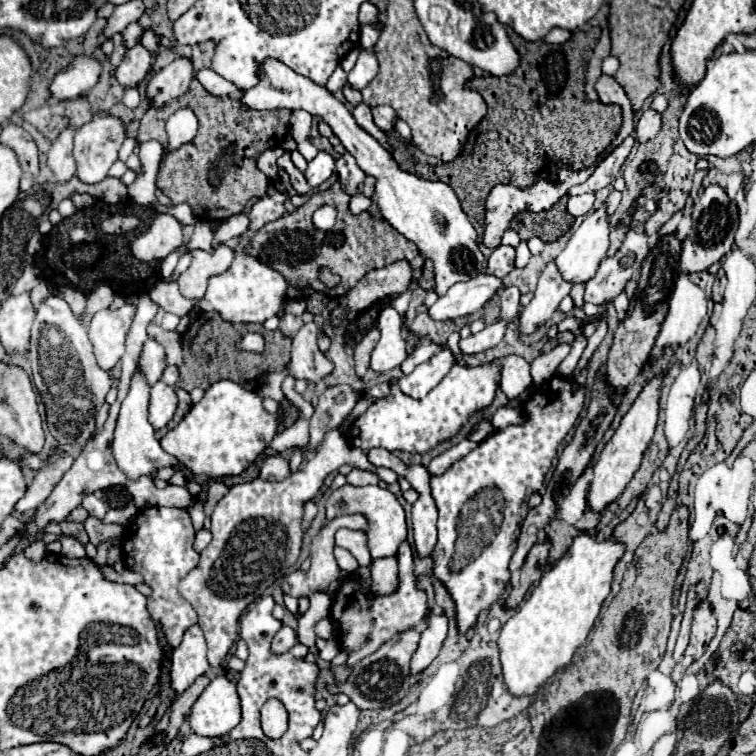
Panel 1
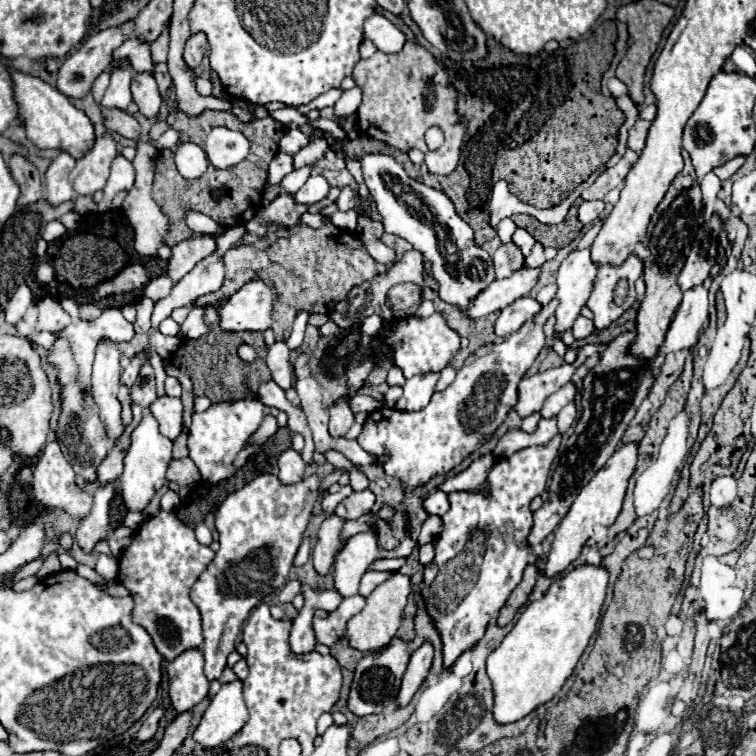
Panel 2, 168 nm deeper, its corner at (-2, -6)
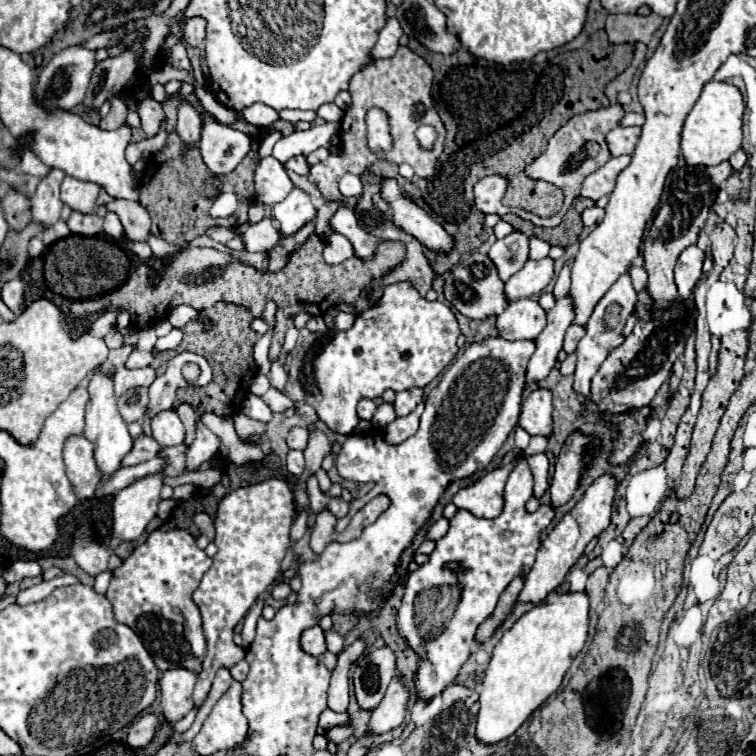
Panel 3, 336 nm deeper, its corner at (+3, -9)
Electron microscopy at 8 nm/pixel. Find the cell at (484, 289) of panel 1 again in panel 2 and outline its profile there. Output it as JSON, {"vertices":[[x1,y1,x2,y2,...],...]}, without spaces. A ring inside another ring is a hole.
{"vertices":[[520,268,510,278,494,280,488,288,484,288,476,298,470,300,468,308,462,308,464,316,470,320,476,320,492,312,500,312,502,308,512,304,516,298,526,296,534,288,538,274,540,270]]}

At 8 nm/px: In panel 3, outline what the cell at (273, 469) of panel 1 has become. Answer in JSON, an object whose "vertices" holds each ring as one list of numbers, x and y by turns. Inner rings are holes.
{"vertices":[[289,451,287,455,287,469,293,473,293,475,301,475,303,473,303,467,305,467,305,459,303,459,303,451]]}

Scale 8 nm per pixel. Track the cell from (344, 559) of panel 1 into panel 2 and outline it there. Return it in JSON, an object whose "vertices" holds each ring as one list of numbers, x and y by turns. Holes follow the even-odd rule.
{"vertices":[[394,558,394,560,374,560,370,566,368,566,368,570,372,572,372,570,378,570,378,572,382,572,382,570,398,570,402,564,404,564,406,560,402,558]]}

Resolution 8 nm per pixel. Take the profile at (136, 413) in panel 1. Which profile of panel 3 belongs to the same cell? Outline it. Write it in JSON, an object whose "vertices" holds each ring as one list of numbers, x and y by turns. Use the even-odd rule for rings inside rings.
{"vertices":[[161,475,143,477,115,495,111,507,115,537,121,541,137,541,143,535,149,521,157,515,163,487,161,479]]}

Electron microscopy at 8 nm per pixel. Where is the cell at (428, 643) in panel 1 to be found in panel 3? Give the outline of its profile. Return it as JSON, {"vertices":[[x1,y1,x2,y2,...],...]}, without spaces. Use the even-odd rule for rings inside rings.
{"vertices":[[393,679,387,687,383,701,371,711,367,733,383,735,383,733,399,727,403,723,403,717,405,717,407,697,409,697,407,687,399,679]]}

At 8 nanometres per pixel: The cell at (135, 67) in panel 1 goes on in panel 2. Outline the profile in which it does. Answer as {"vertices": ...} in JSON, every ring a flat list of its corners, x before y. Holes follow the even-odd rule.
{"vertices":[[140,72,132,80,132,100,138,104,140,114,144,114,148,118,158,114,160,104,162,104,162,96,158,94,156,80,150,72]]}

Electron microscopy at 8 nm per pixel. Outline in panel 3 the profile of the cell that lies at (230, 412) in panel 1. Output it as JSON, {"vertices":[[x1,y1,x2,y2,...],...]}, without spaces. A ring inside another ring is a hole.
{"vertices":[[197,423,197,437,187,449,187,459,185,459,187,471,195,471,199,469,201,463,211,461,215,451,219,451,219,447,221,447,219,437,213,431,209,431,203,423]]}

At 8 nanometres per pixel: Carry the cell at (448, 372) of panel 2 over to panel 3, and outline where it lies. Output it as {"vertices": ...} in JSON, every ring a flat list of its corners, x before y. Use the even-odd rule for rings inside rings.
{"vertices":[[419,403,409,415,405,417,397,417,393,423,385,425,383,429,379,429,379,433,383,435,383,439,391,445,397,445,397,443,403,443,407,437,411,437,417,427,419,427,419,417,423,413,423,403]]}

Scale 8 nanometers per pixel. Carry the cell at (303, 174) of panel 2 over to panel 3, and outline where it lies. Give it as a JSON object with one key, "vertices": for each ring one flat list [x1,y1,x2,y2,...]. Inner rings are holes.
{"vertices":[[267,157,259,161,255,169,255,199,259,203,275,205,279,199,285,199,291,189,293,183,277,159]]}

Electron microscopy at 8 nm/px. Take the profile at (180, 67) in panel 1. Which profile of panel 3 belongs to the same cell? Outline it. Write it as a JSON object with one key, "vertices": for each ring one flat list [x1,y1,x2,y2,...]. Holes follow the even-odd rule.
{"vertices":[[191,17,191,19,187,19,183,39,185,39,189,45,199,47,199,45,203,43,203,39,205,39,205,27,207,27,207,21,205,21,203,17]]}

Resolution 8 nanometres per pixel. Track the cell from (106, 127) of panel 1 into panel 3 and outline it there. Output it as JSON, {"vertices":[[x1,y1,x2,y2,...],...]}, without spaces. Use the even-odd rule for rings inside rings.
{"vertices":[[69,175,61,183,61,201,69,205,71,211,77,211,77,213,93,213,97,193,99,193,99,187,95,183,79,181]]}

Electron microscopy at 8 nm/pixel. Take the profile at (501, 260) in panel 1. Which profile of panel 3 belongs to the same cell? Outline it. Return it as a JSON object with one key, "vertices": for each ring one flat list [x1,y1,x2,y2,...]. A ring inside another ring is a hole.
{"vertices":[[513,231,503,239,497,239,489,251,491,261,497,265,499,275,507,281,515,275,529,259,529,237,521,231]]}

